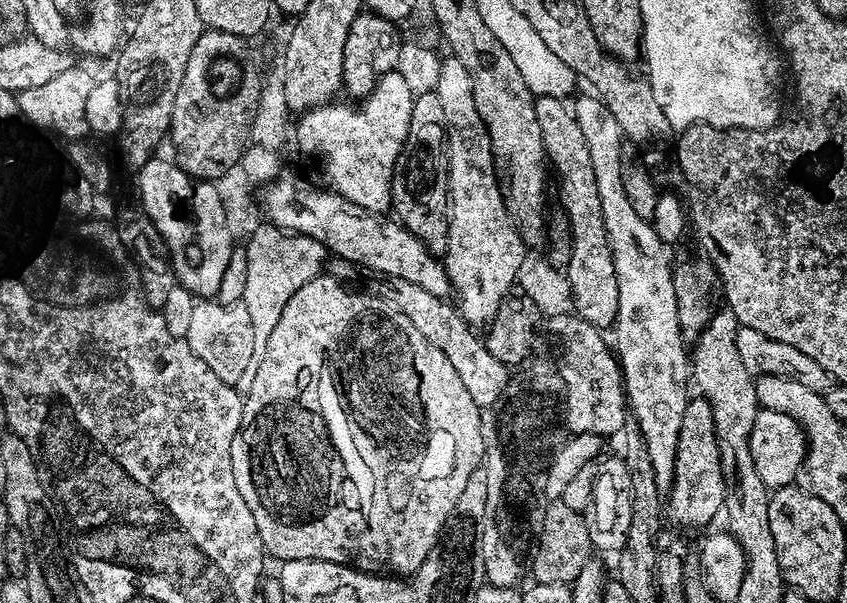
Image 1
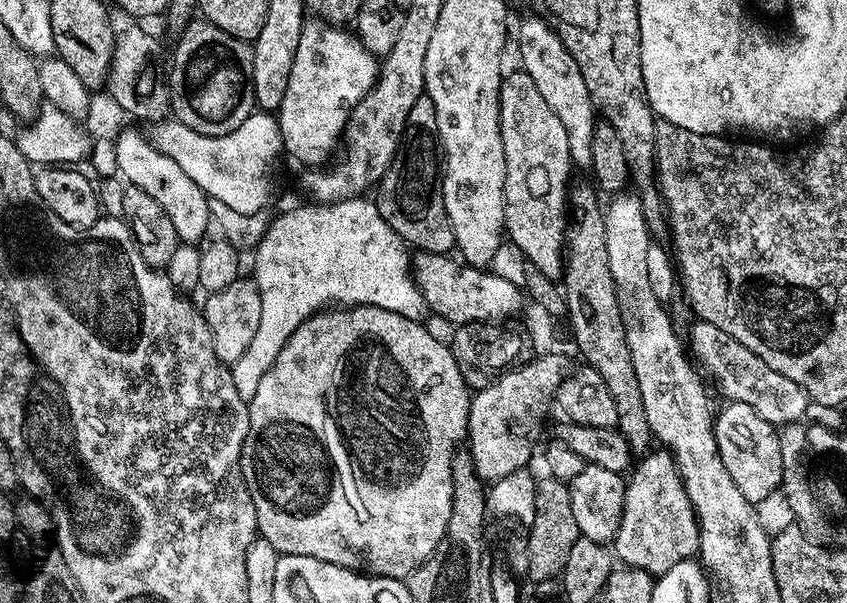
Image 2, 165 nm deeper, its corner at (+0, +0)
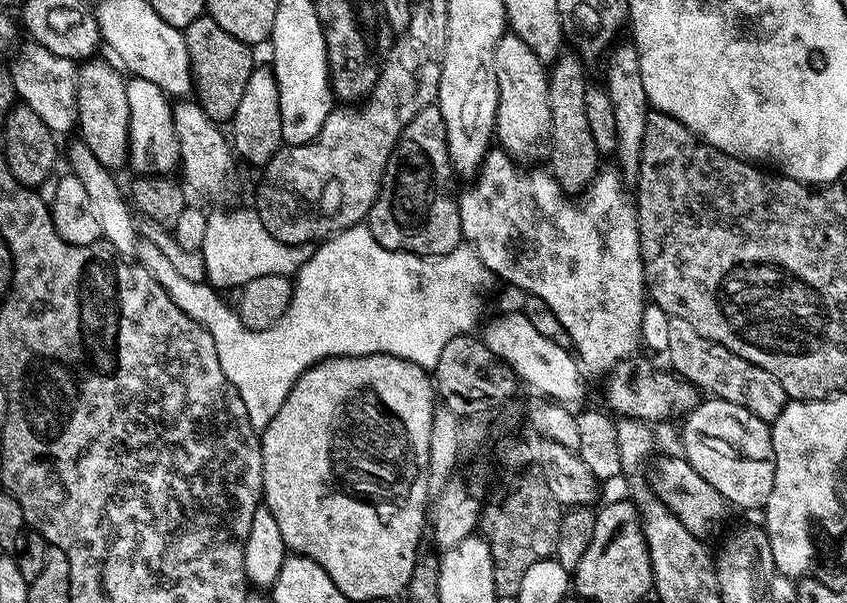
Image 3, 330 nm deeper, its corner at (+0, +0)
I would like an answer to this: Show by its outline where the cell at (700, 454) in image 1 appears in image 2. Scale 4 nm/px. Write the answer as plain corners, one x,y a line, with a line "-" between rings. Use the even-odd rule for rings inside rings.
652,450
624,486
622,522
616,531
614,556
621,565
643,572
661,574
699,553
699,522
695,508
676,469
676,460
667,450

